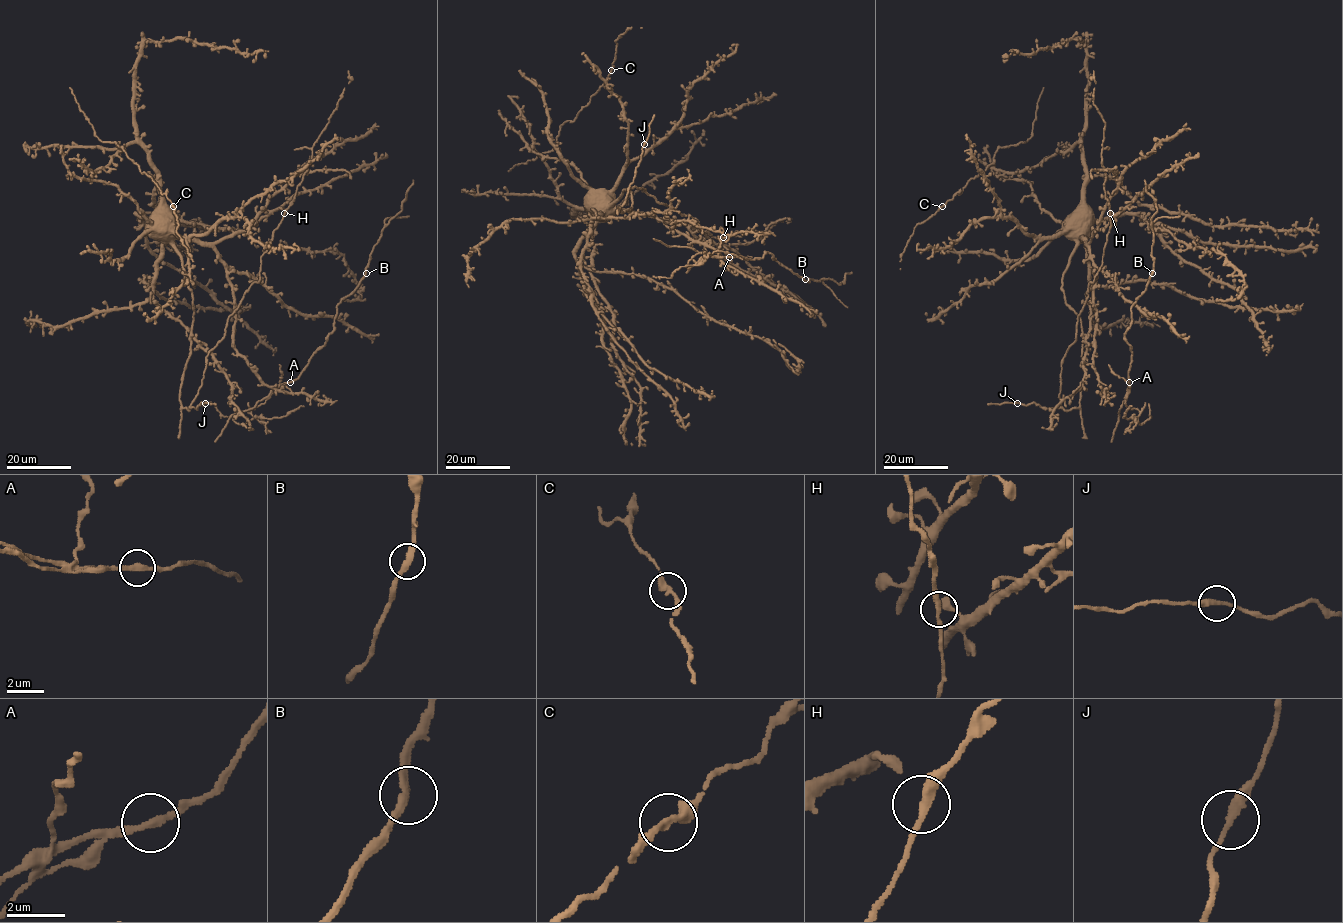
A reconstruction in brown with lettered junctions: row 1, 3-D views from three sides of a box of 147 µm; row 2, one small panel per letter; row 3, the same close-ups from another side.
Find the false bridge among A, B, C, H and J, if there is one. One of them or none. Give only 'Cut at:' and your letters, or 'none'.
Cut at: A

